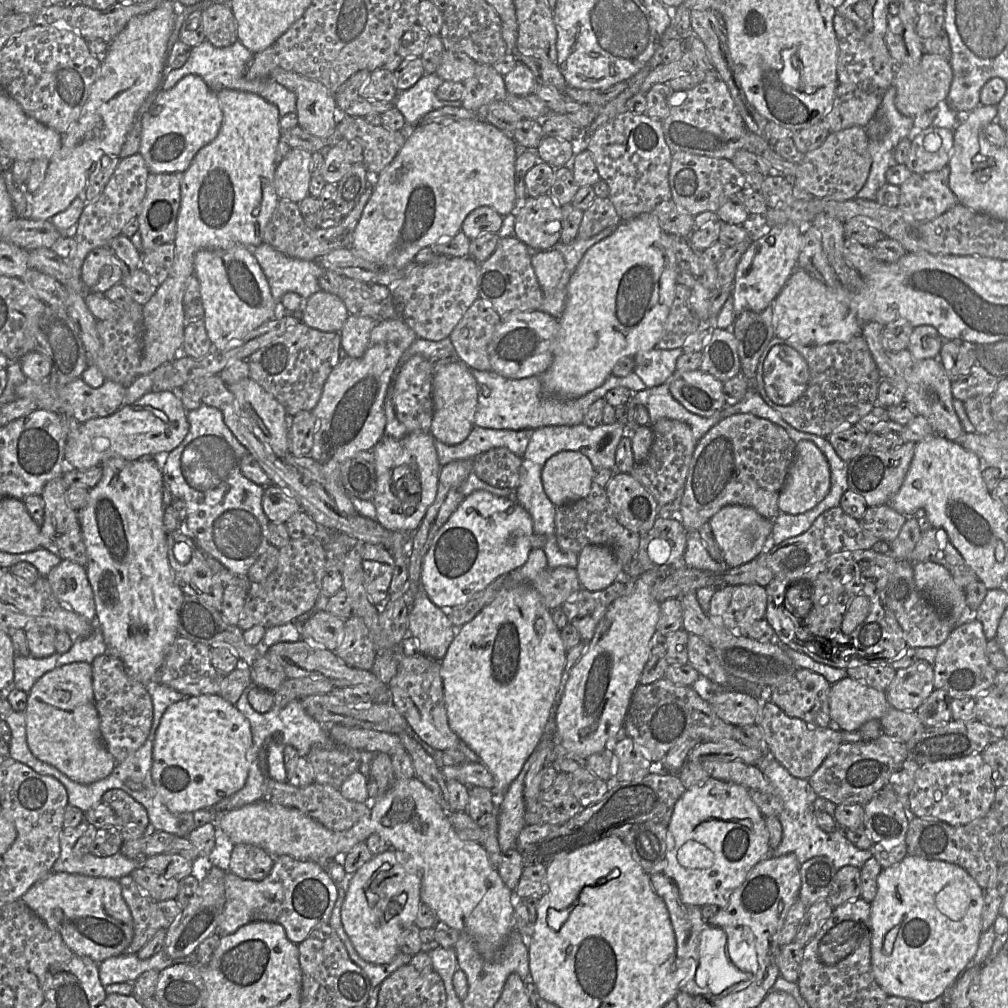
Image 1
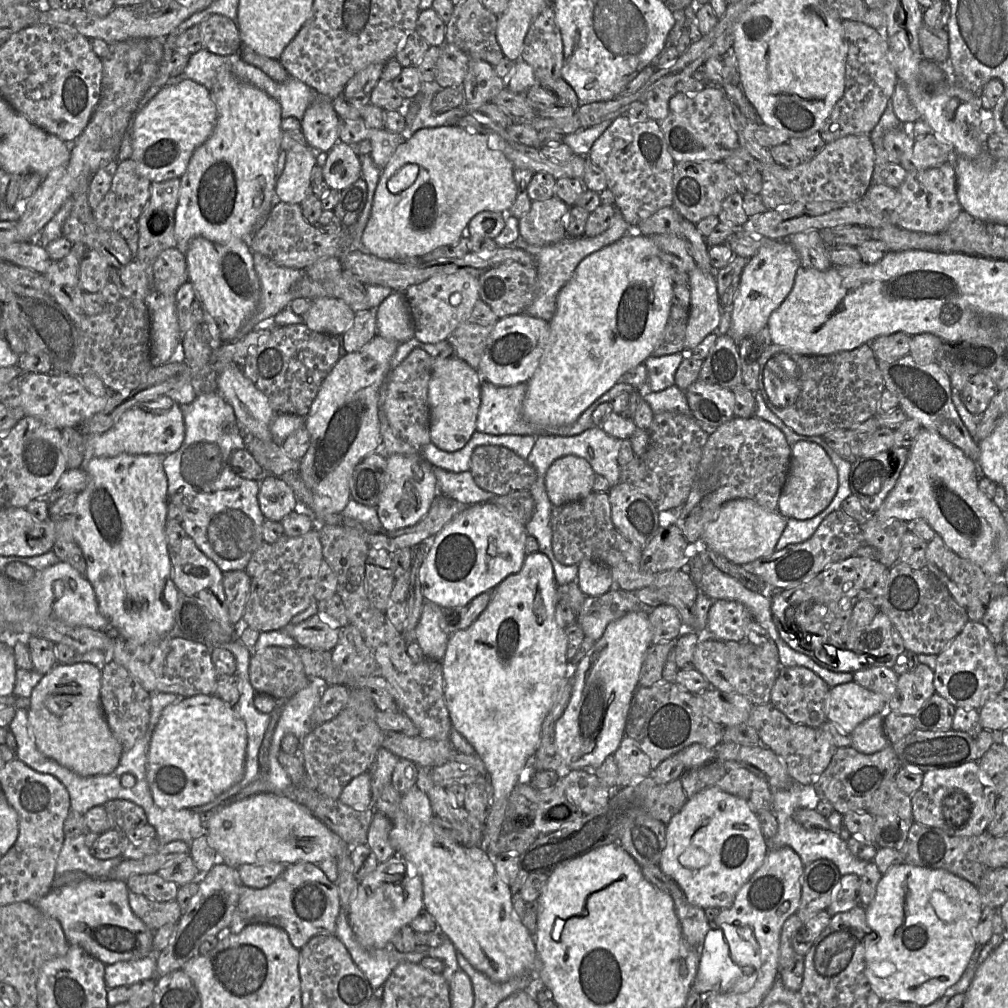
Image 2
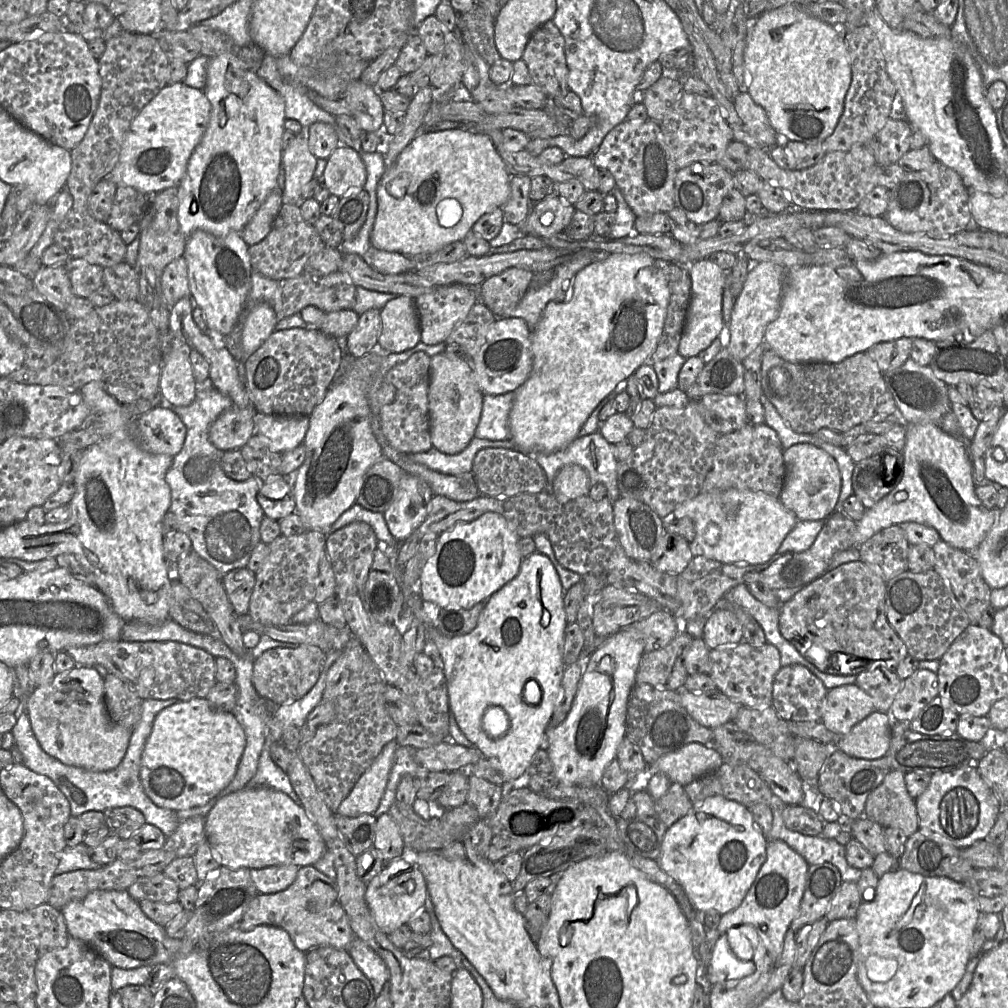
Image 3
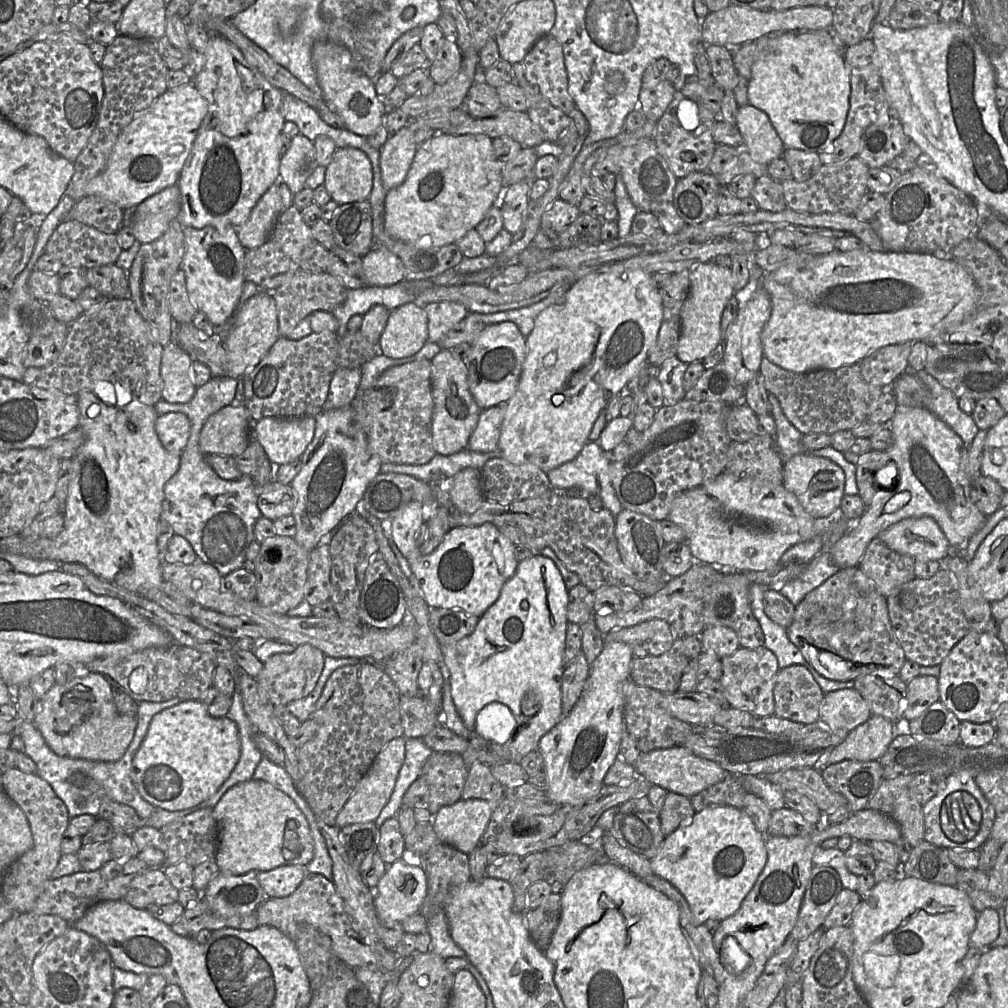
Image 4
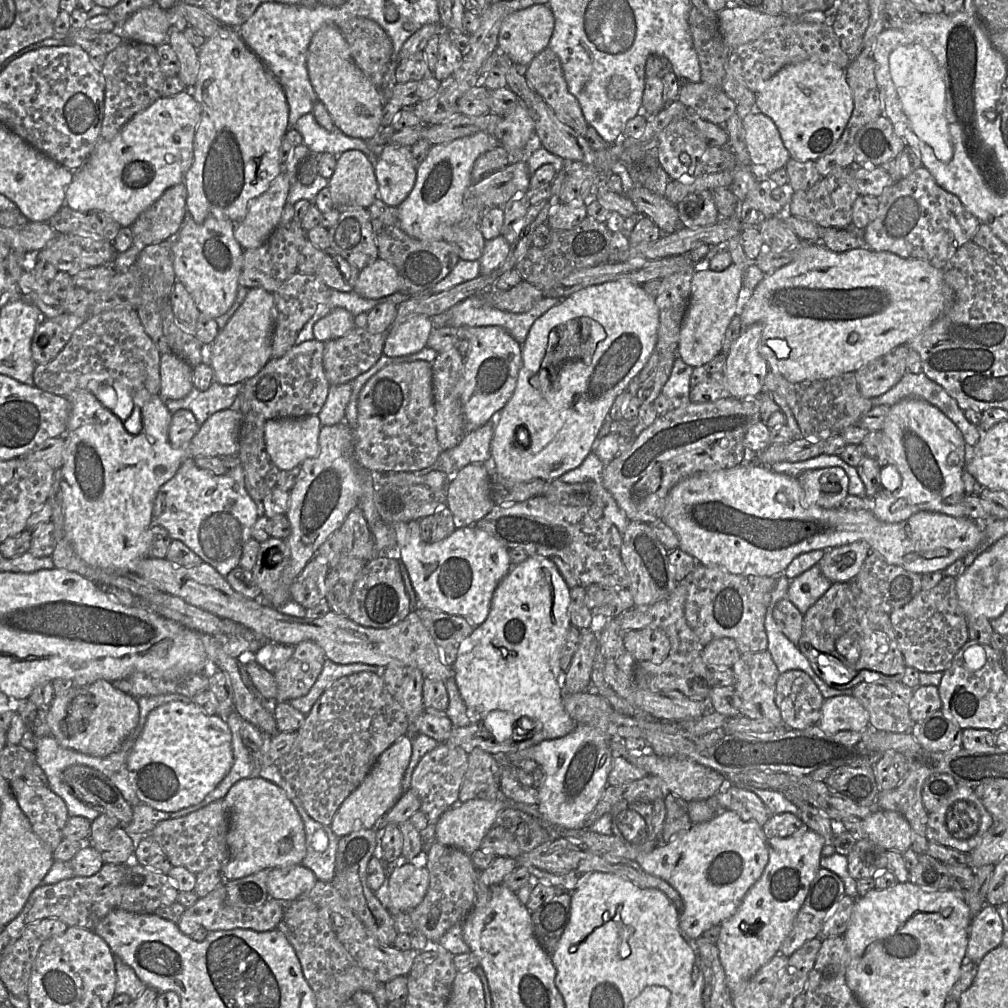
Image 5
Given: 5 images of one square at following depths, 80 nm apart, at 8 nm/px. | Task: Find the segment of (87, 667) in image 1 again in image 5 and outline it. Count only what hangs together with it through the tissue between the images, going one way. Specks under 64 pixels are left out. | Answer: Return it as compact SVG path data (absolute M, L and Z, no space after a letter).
M104 679L84 686L73 686L64 694L55 696L47 707L50 736L65 748L95 757L106 757L118 751L138 721L137 699Z

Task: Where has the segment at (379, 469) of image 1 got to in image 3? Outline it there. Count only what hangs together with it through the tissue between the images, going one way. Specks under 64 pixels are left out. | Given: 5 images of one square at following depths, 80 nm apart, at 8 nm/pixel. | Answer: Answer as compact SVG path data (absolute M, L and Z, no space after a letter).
M401 477L397 495L383 513L389 532L398 543L408 539L424 521L432 497L429 485L420 477Z

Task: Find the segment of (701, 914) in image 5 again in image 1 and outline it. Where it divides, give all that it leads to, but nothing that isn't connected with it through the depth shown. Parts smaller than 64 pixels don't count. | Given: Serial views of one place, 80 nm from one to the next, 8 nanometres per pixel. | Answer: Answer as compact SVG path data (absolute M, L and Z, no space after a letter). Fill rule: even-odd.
M709 779L703 784L686 789L674 805L667 826L666 865L663 874L675 883L681 900L686 905L716 905L721 909L728 905L730 896L743 883L748 872L769 853L765 817L751 799L746 788L731 782ZM688 840L695 840L713 852L714 863L711 867L706 869L685 868L678 863L677 851Z

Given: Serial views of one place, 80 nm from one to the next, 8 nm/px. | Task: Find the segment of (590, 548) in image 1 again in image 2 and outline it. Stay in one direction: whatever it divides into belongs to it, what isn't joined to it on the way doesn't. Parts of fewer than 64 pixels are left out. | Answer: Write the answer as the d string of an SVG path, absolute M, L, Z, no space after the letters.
M584 559L578 563L578 574L576 582L586 596L600 596L610 589L617 589L612 578L611 571L605 565L594 562L590 559Z

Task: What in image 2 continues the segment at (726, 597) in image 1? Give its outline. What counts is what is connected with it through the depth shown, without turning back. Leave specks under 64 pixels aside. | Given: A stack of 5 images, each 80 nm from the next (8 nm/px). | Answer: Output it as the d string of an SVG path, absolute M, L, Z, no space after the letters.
M733 600L713 601L707 616L706 636L719 641L746 641L747 627L753 620L744 605Z

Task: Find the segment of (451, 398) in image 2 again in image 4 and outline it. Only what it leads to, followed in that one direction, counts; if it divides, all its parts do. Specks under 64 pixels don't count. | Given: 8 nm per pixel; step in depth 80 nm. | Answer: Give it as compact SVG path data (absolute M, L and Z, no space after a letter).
M442 349L431 360L431 391L434 401L432 414L433 446L441 455L455 454L467 448L481 408L472 396L468 384L467 363L449 349Z

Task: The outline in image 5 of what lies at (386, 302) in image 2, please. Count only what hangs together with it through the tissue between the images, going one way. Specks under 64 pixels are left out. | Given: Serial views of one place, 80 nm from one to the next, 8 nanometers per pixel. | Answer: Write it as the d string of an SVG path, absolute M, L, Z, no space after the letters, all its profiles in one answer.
M415 315L397 326L391 326L383 355L400 357L418 353L427 345L432 329L431 318L426 315Z

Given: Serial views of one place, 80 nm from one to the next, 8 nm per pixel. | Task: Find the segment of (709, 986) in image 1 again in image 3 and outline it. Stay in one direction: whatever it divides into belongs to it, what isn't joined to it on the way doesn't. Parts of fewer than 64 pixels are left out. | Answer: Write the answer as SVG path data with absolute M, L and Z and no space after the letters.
M726 934L719 935L712 949L707 968L708 980L712 985L737 981L755 970L752 961L739 960L728 943Z

